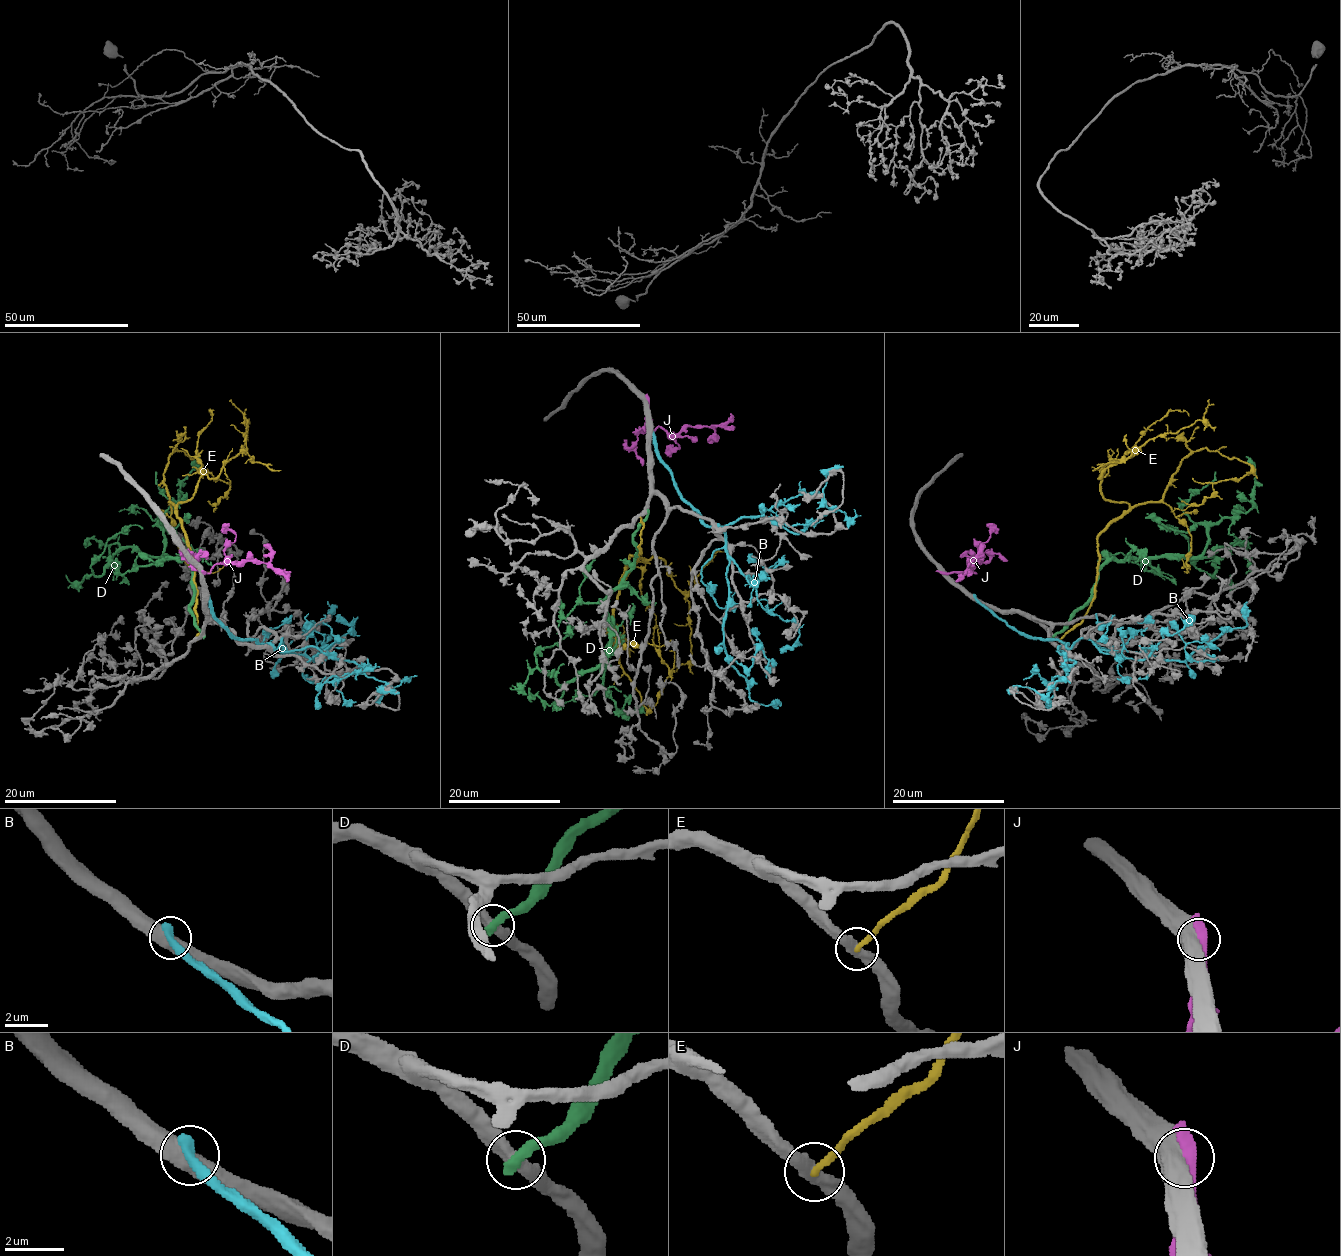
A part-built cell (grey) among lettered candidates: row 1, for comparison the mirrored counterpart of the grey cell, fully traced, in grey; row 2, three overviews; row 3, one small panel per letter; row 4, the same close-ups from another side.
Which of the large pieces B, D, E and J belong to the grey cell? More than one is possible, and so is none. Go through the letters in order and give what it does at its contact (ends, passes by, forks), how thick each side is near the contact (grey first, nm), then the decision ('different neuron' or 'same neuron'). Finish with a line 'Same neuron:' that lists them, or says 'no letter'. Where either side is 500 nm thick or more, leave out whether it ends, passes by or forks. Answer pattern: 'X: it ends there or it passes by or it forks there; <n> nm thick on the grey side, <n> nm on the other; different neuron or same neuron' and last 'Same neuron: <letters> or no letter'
B: 600 nm thick on the grey side, 500 nm on the other; different neuron
D: it ends there; 480 nm thick on the grey side, 400 nm on the other; different neuron
E: it ends there; 480 nm thick on the grey side, 240 nm on the other; different neuron
J: 600 nm thick on the grey side, 550 nm on the other; different neuron
Same neuron: no letter

